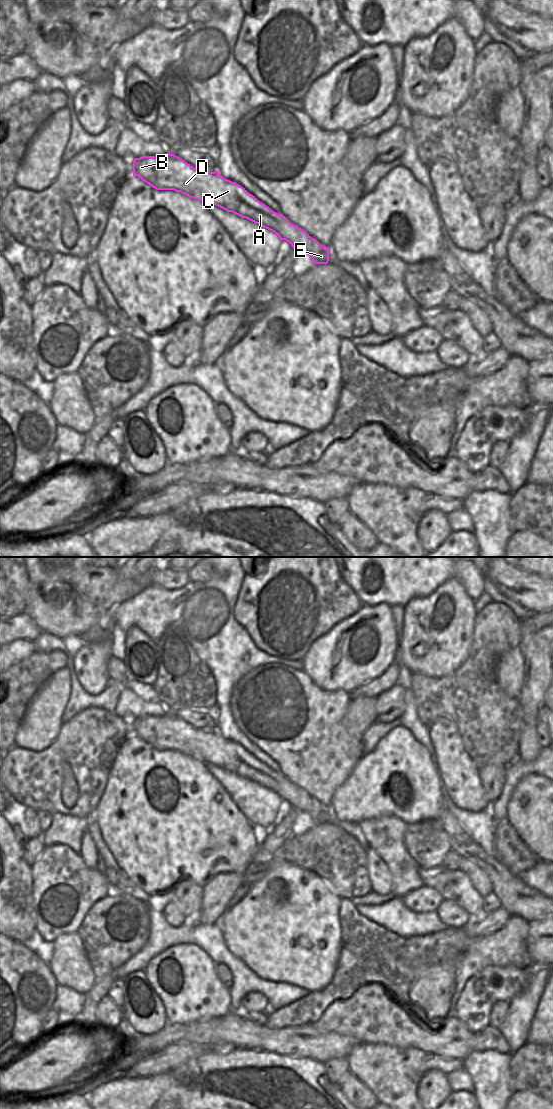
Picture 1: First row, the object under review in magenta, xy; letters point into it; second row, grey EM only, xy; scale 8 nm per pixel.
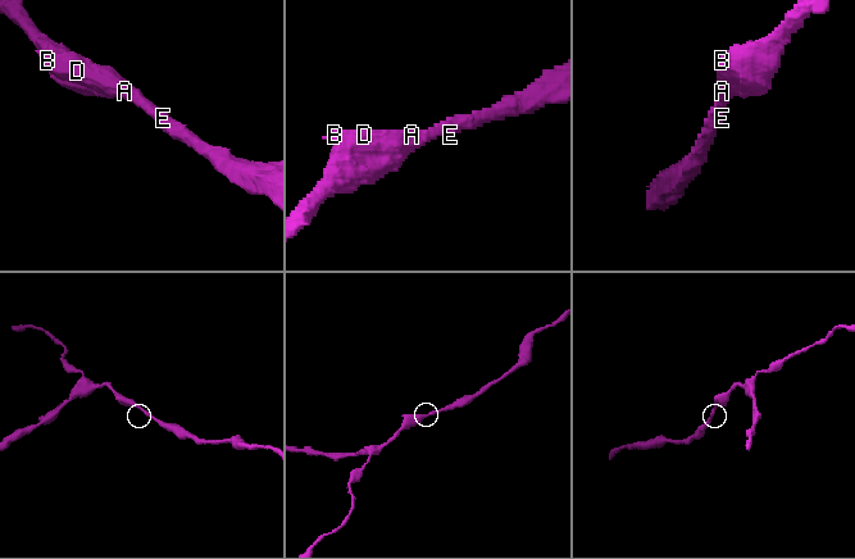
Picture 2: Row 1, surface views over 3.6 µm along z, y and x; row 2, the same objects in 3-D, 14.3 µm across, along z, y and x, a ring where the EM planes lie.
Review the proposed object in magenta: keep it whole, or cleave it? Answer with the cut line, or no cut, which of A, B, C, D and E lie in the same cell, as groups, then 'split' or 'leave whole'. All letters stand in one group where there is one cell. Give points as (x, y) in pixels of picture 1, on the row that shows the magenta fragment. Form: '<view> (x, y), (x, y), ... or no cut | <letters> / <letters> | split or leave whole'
no cut | A B C D E | leave whole

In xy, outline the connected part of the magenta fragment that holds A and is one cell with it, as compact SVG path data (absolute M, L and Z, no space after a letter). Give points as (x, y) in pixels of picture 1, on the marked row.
M168 152L164 156L135 158L133 161L133 176L138 176L156 190L174 190L204 204L214 204L228 212L246 218L274 232L281 240L286 240L297 252L308 254L314 264L327 264L329 261L328 247L322 246L307 232L292 224L282 214L274 212L236 182L220 176L217 170L214 172L198 170L178 156Z

